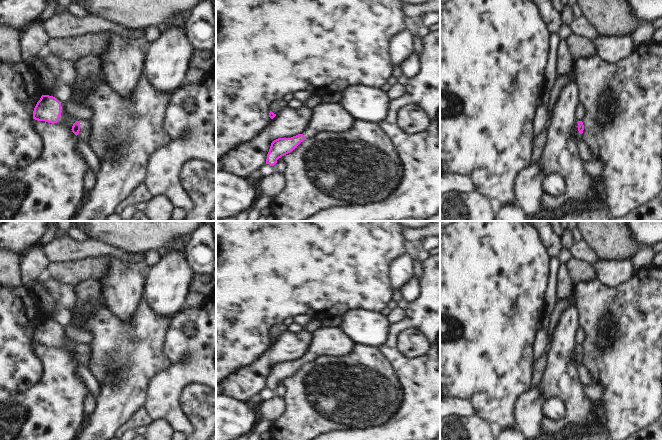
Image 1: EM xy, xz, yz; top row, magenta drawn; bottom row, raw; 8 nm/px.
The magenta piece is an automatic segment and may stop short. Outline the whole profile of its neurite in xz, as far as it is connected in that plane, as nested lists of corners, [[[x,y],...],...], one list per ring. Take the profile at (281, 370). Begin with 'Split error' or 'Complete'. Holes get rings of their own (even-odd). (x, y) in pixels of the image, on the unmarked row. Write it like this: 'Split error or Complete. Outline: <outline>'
Split error. Outline: [[[316,327],[312,332],[311,344],[302,358],[291,362],[278,362],[271,367],[266,388],[274,390],[282,380],[292,376],[305,363],[320,356],[345,356],[351,352],[355,343],[339,327]]]

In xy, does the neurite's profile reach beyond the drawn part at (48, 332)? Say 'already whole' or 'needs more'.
already whole

